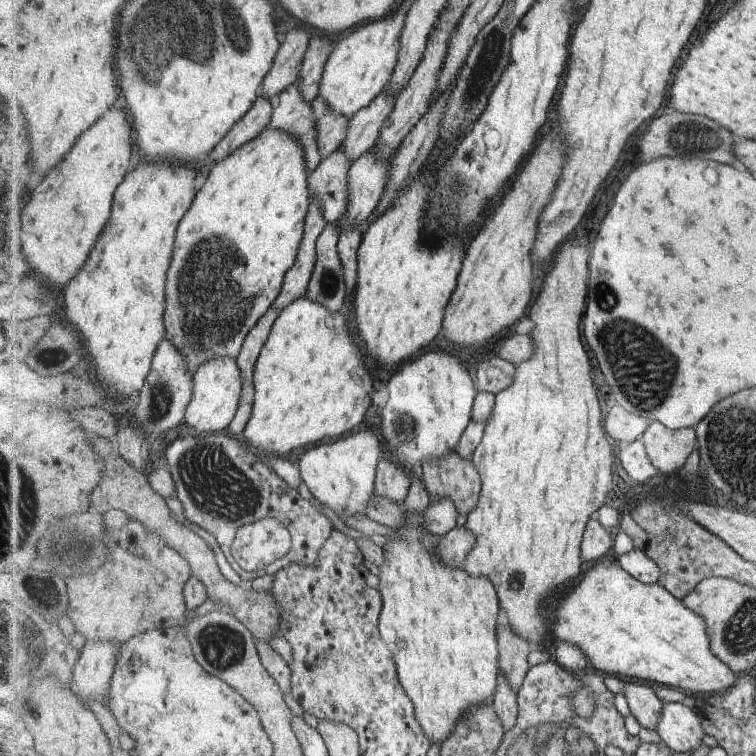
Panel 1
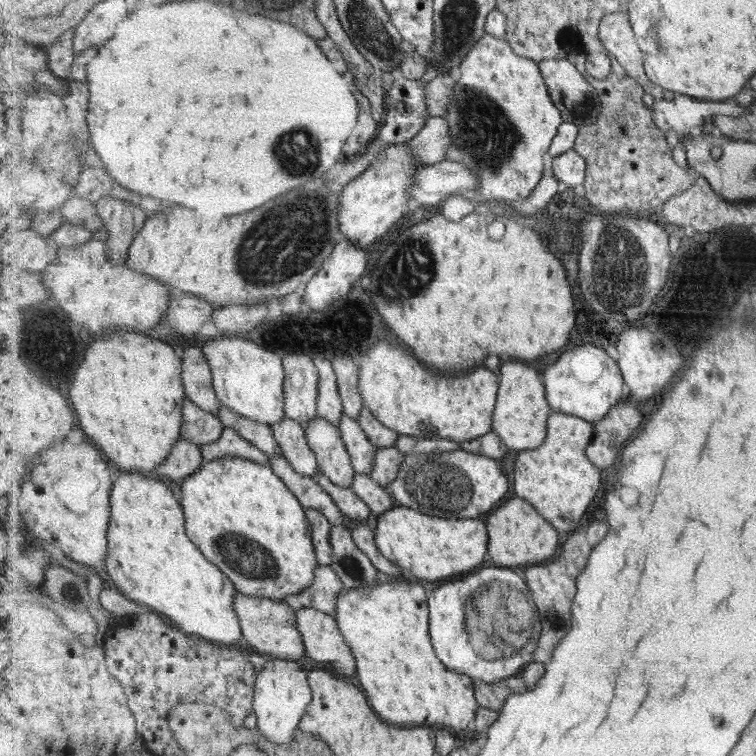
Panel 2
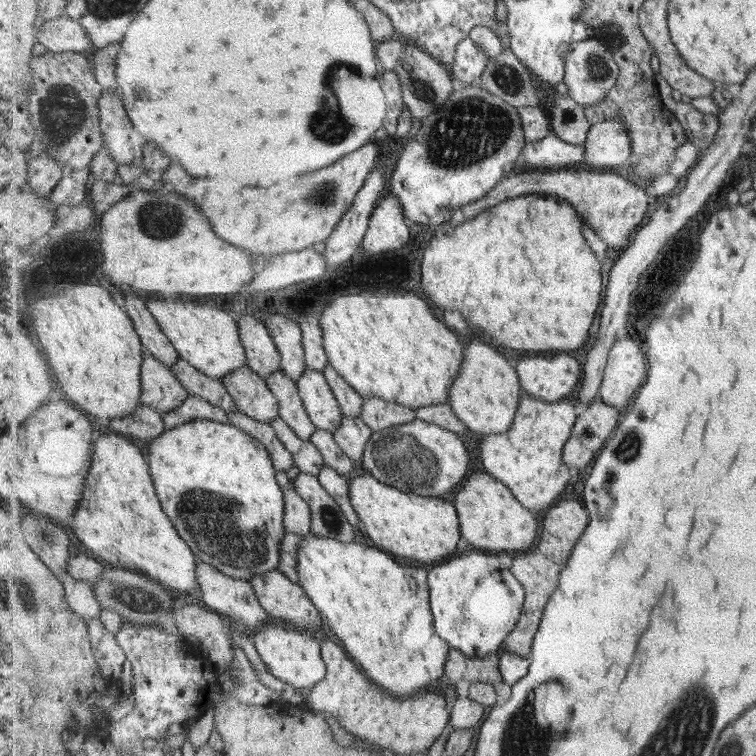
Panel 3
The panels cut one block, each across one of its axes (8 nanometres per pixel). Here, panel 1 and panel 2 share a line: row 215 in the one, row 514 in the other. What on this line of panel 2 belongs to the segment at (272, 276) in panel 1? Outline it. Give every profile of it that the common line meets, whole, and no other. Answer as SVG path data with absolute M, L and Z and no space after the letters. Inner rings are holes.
M237 456L219 458L213 462L204 461L203 469L189 475L180 485L180 502L184 507L189 539L201 550L205 550L209 561L232 579L239 593L284 601L312 585L320 562L316 555L309 517L296 494L289 491L271 465L265 466Z

